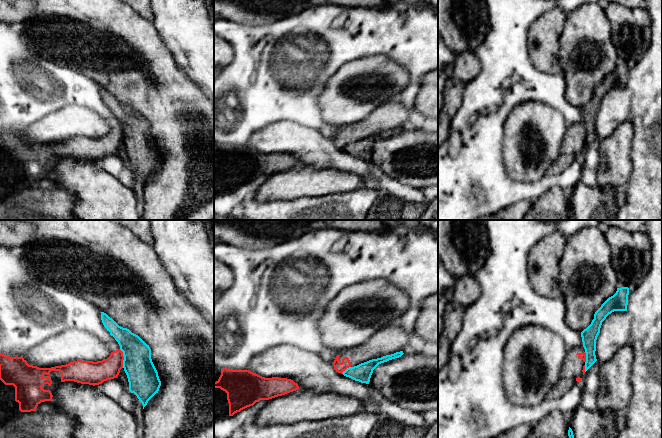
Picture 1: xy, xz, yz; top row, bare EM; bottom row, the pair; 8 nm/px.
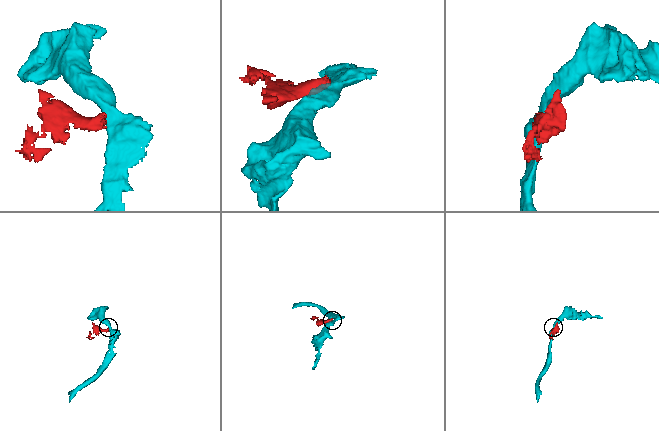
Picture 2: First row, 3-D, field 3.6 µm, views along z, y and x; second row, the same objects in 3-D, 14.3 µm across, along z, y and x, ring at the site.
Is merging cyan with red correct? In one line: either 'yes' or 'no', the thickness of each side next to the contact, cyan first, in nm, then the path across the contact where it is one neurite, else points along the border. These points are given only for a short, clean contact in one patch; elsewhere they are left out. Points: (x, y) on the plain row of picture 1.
no; calibres 240 and 180 nm; border xy (119, 125), (123, 131), (123, 143)

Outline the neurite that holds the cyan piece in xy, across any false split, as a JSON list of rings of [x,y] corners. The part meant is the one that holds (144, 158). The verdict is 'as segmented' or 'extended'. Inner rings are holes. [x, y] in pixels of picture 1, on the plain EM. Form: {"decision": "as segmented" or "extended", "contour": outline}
{"decision": "as segmented", "contour": [[[101,88],[101,96],[123,128],[123,144],[128,154],[129,167],[137,172],[144,185],[161,162],[151,135],[151,125],[138,111],[119,102],[106,89]]]}

